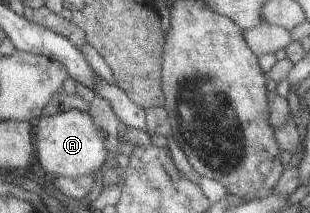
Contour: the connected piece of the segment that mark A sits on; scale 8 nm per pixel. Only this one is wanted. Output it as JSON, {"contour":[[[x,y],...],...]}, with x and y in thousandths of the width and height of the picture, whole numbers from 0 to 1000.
{"contour":[[[245,512],[161,545],[132,540],[103,582],[103,638],[106,723],[155,836],[303,817],[345,718],[323,606],[300,587],[281,526]]]}

